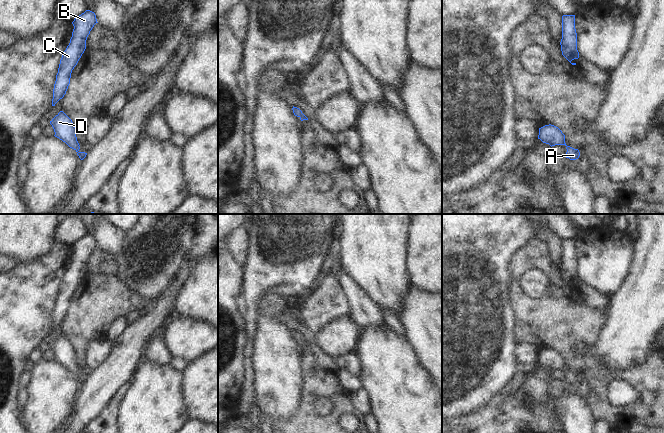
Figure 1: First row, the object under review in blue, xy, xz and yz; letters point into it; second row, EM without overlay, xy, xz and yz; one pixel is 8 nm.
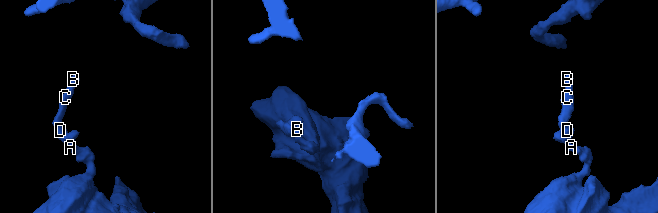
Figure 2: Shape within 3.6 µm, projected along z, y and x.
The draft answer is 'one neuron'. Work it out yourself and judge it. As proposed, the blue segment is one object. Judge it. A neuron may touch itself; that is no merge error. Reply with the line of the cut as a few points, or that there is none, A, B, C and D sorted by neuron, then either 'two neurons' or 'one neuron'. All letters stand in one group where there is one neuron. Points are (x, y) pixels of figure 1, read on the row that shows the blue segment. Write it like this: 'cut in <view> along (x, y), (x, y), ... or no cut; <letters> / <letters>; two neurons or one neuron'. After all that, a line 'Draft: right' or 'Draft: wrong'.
no cut; A B C D; one neuron
Draft: right

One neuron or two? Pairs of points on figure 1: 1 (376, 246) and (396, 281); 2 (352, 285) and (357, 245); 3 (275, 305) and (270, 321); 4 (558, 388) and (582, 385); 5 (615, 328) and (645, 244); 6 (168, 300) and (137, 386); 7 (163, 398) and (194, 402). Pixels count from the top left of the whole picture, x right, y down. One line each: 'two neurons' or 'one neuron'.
1: one neuron
2: two neurons
3: one neuron
4: one neuron
5: one neuron
6: two neurons
7: two neurons

